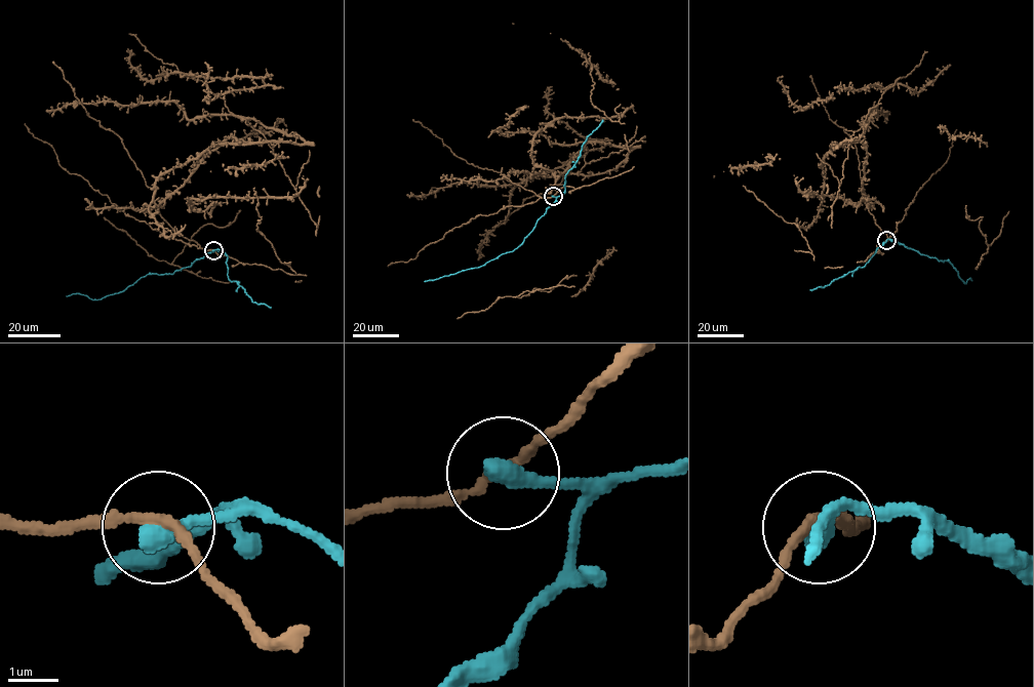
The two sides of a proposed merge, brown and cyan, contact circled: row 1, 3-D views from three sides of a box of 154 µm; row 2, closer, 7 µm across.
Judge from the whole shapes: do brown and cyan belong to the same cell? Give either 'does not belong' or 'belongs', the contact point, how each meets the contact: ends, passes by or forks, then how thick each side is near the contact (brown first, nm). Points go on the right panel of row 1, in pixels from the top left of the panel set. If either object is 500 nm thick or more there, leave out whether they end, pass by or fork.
does not belong | (886, 240) | brown passes by | cyan ends | 200/440 nm

